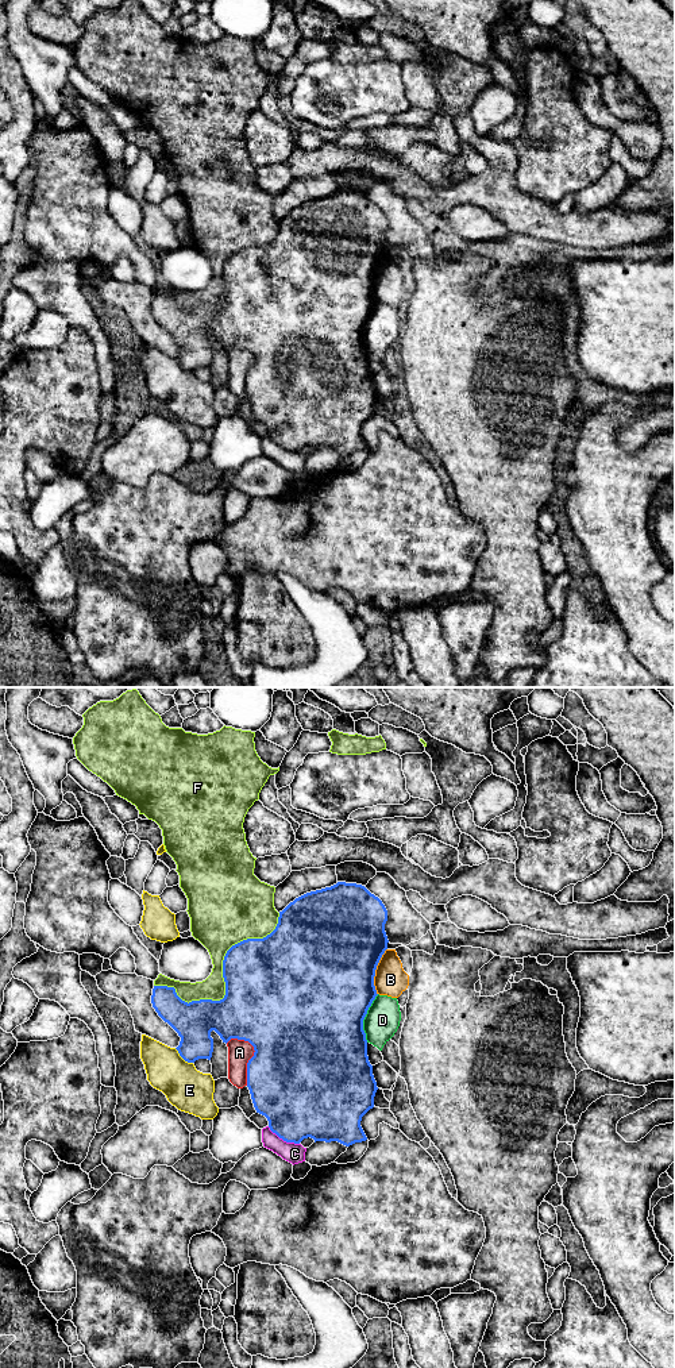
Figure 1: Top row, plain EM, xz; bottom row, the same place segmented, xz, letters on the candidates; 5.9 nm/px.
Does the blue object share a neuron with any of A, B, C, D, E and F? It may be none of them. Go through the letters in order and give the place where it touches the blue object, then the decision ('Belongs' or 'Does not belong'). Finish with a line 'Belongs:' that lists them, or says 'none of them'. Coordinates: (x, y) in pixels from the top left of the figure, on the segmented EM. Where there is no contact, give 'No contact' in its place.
A: Touches blue at xz (254, 1055). Does not belong
B: Touches blue at xz (374, 971). Does not belong
C: Touches blue at xz (284, 1140). Does not belong
D: Touches blue at xz (363, 1018). Does not belong
E: Touches blue at xz (182, 1058). Does not belong
F: Touches blue at xz (224, 979). Does not belong
Belongs: none of them

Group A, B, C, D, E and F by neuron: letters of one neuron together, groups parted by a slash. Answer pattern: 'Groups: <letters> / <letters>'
Groups: A / B F / C / D / E

